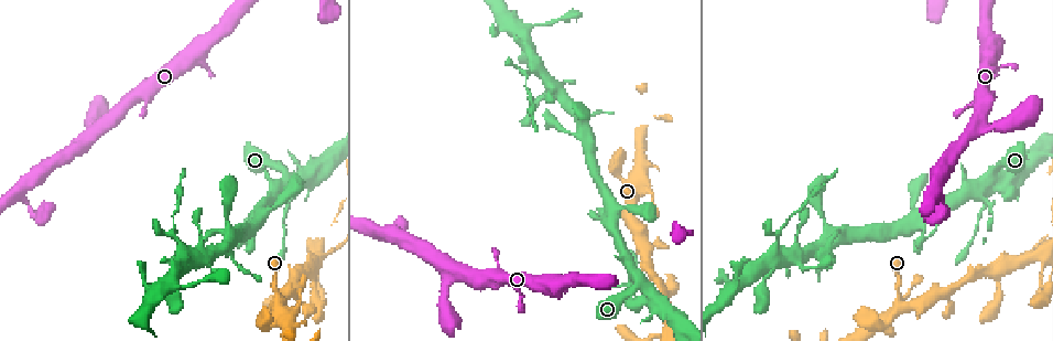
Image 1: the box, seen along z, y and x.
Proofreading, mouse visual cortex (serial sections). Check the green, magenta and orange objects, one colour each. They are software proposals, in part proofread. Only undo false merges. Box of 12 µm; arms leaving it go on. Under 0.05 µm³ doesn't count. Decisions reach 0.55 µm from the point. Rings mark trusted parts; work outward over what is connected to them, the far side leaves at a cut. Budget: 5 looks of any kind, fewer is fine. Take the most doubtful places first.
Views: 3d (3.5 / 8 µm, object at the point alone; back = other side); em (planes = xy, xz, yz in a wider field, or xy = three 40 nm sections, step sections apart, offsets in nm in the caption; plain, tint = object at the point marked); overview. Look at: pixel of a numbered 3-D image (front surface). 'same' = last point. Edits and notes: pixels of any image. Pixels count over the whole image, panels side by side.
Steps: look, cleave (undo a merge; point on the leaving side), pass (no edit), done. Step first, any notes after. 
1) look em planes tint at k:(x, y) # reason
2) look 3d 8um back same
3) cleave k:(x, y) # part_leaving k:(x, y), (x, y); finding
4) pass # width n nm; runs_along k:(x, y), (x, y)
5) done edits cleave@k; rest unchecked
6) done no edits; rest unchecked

look 3d 3.5um at 1:(285, 172) # narrows sharply

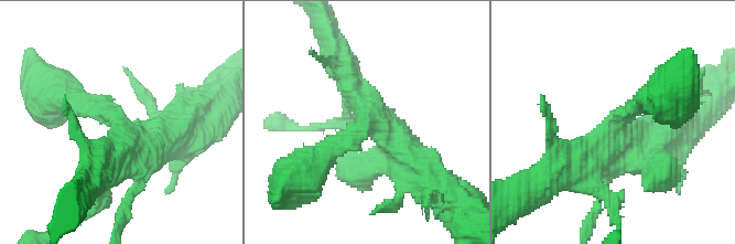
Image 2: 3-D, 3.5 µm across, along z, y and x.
look em xy step 5 tint at 2:(368, 124) # shape alone is not enough

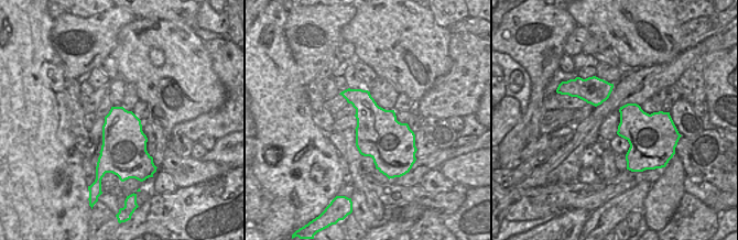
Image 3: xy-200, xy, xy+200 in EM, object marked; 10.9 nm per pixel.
pass # arm_widths 300, 300, 400, 500 nm; runs_along 2:(651, 99), (639, 99), (566, 171); all the same cell

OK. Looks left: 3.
look 3d 3.5um at 1:(942, 214) # sudden change in width

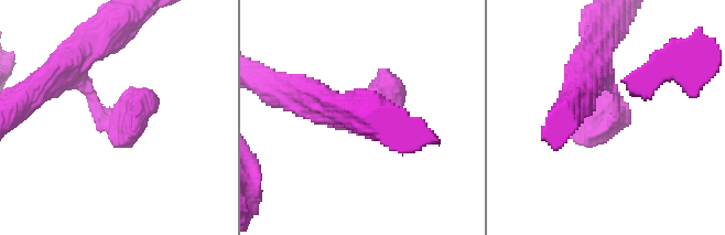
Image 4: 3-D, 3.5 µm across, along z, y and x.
pass # continuous, no second cell

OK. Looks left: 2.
done no edits; rest unchecked

